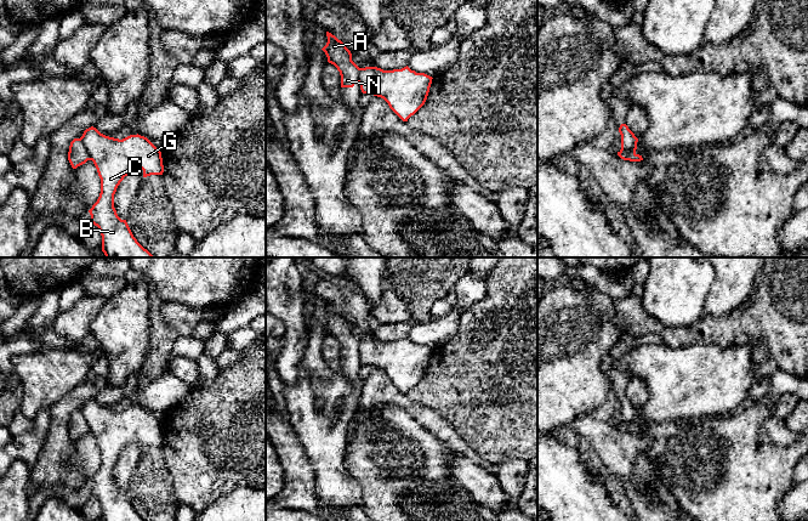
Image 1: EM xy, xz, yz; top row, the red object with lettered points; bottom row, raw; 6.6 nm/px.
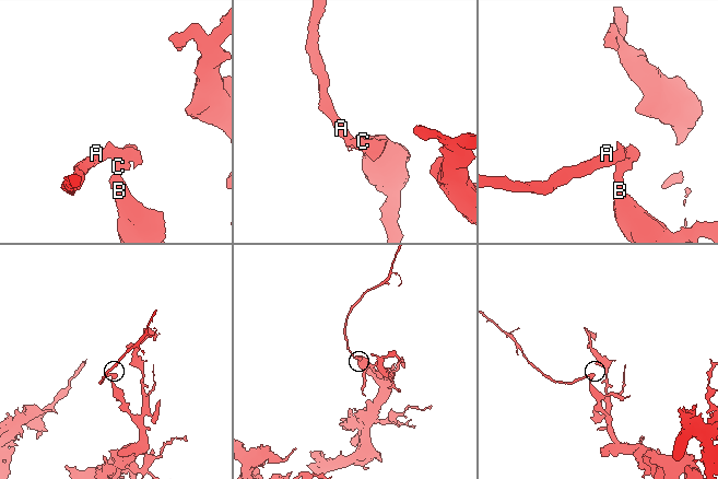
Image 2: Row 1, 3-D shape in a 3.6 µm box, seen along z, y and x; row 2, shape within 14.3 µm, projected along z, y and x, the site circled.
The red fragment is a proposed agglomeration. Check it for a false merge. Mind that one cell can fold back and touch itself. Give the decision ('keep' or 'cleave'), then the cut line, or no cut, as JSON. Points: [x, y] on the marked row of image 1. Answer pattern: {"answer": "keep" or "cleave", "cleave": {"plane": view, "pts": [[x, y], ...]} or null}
{"answer": "cleave", "cleave": {"plane": "xy", "pts": [[79, 139], [90, 159]]}}

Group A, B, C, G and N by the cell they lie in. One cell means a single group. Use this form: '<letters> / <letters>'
A N / B C G

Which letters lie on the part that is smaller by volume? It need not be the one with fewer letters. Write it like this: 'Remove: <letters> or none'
Remove: A, N

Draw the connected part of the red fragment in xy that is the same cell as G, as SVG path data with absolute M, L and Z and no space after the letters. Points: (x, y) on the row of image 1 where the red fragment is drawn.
M96 128L86 129L80 137L86 147L90 160L93 162L101 179L101 193L97 202L89 210L91 223L98 227L102 236L102 251L106 257L154 257L133 237L126 220L121 220L114 208L114 194L118 186L135 169L143 170L143 177L163 175L161 152L144 136L130 135L123 140L101 134Z

